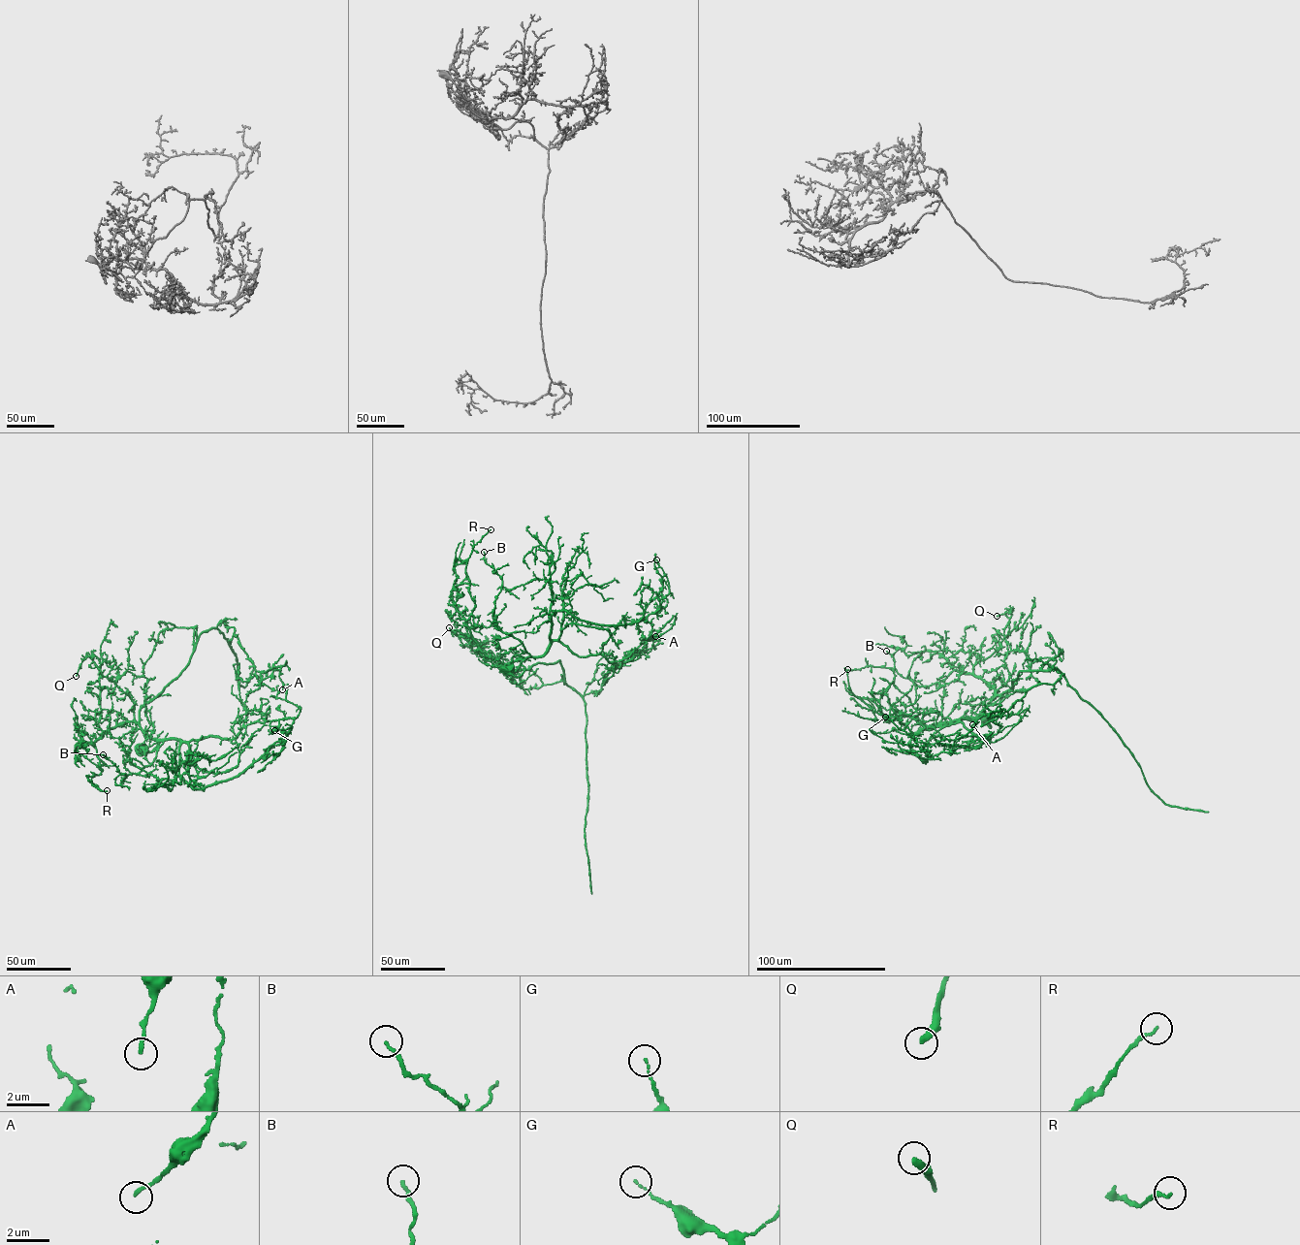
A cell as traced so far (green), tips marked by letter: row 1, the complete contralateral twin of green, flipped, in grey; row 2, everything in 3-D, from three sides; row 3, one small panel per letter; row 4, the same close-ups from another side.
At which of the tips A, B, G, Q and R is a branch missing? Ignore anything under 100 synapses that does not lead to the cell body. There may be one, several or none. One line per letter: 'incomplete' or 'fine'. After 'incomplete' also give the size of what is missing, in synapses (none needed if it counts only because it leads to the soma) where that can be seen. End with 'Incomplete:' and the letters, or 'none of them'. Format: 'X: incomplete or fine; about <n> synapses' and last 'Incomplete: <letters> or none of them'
A: fine
B: fine
G: fine
Q: fine
R: fine
Incomplete: none of them

